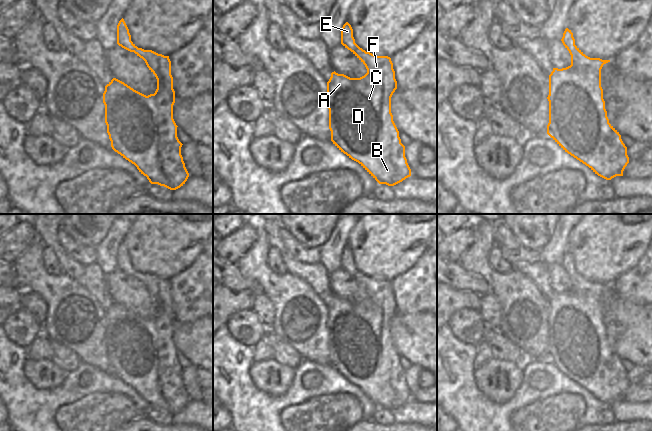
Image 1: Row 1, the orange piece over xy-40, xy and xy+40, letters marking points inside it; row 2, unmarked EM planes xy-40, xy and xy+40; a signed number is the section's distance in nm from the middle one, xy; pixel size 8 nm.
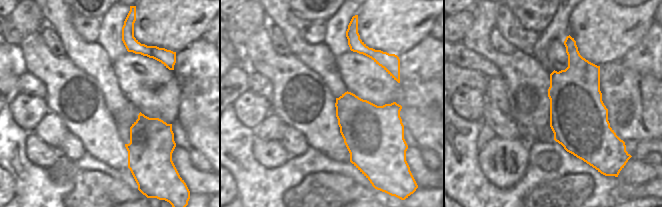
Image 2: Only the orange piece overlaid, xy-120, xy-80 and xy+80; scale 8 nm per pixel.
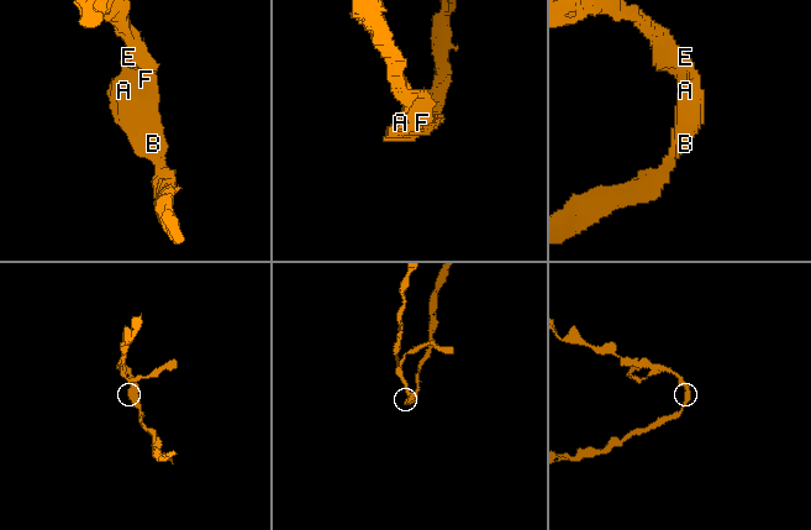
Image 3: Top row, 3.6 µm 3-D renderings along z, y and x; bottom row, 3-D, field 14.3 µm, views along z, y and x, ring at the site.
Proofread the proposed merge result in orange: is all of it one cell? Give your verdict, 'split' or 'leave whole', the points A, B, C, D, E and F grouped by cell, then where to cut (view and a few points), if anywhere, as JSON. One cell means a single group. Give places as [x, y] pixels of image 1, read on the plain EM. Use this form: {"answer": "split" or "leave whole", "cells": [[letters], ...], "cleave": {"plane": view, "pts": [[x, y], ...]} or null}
{"answer": "leave whole", "cells": [["A", "B", "C", "D", "E", "F"]], "cleave": null}

